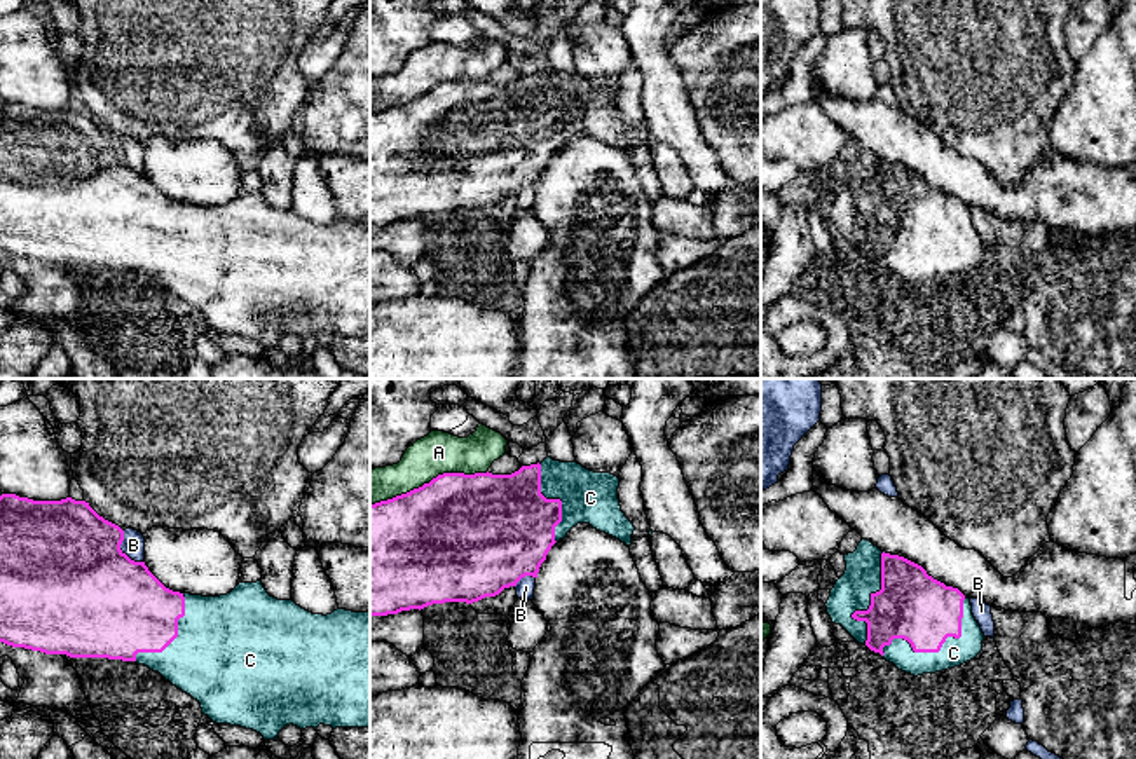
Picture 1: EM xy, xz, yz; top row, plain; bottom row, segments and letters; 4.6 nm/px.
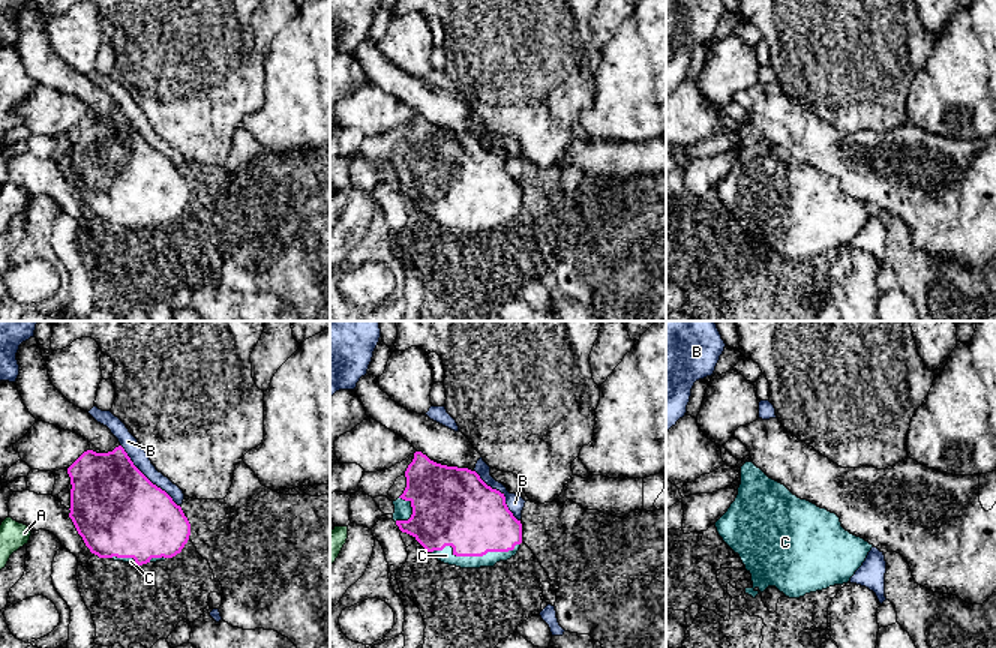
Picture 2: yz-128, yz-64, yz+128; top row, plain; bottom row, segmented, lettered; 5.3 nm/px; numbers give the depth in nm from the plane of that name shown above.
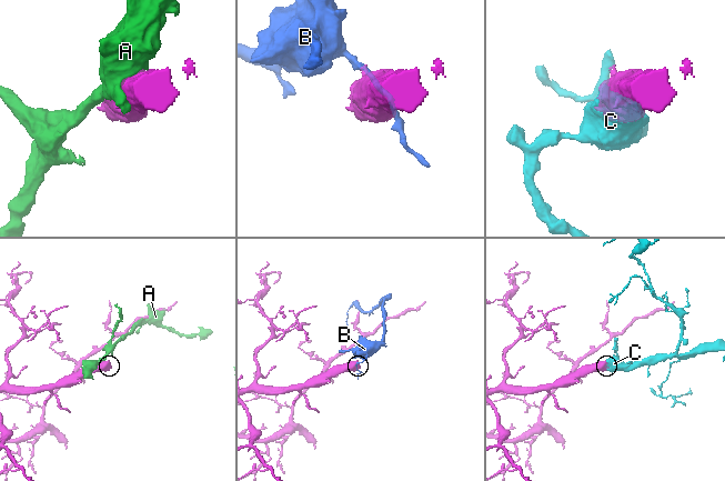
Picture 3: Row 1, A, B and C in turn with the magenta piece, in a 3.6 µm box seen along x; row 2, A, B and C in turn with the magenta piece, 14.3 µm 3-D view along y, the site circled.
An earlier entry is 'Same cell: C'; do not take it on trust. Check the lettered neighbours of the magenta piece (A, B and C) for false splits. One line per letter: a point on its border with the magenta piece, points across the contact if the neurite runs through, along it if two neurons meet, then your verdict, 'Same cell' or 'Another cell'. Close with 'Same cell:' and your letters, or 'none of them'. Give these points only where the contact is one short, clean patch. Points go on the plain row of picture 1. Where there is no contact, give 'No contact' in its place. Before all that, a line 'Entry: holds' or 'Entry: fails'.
Entry: holds
A: Touches magenta at xz (430, 91). Another cell
B: Touches magenta at xy (124, 163). Another cell
C: Touches magenta at yz (937, 260). Same cell
Same cell: C

